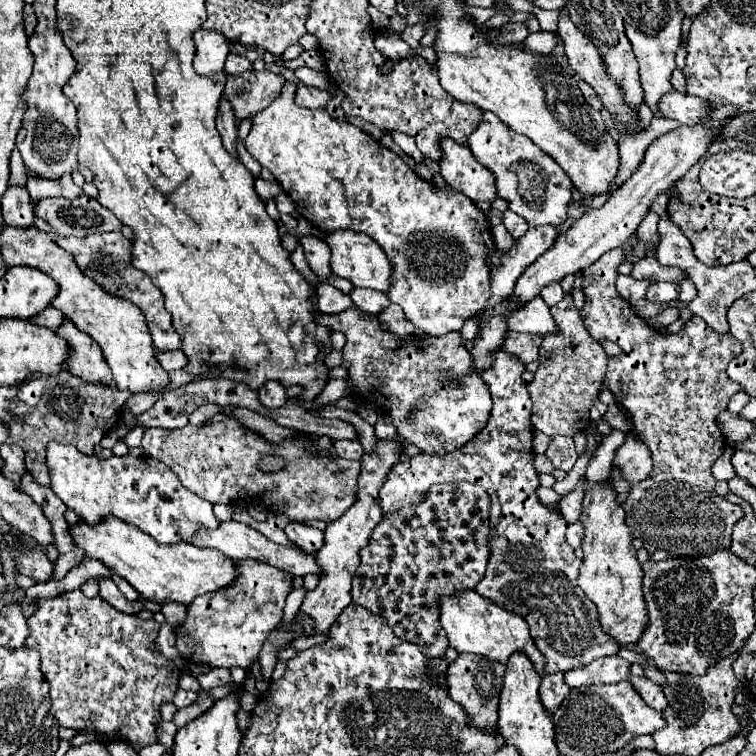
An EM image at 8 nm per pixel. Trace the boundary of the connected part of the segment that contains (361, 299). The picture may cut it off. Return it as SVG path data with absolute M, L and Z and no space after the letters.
M354 289L350 293L350 299L356 303L356 307L368 315L378 317L380 311L384 311L390 305L390 299L386 293L378 293L372 289Z

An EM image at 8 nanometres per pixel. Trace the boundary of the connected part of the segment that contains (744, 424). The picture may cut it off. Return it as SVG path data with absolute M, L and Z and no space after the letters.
M722 411L722 413L718 415L718 427L720 427L720 431L724 433L724 437L726 437L732 445L744 441L744 439L750 437L750 433L754 431L754 423L752 423L752 421L746 421L746 419L742 419L742 417L736 417L736 415L732 415L730 411Z

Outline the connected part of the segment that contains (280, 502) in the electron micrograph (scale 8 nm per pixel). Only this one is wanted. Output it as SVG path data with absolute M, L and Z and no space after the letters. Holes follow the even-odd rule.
M236 419L218 423L186 425L180 429L146 429L142 449L148 457L166 463L182 481L186 489L210 503L246 503L262 505L268 511L282 511L292 521L334 521L354 503L360 475L360 461L346 461L332 457L324 461L310 453L314 443L310 439L288 439L280 445L268 443L264 437L252 433ZM264 455L278 455L286 459L286 469L278 473L262 473L256 461Z

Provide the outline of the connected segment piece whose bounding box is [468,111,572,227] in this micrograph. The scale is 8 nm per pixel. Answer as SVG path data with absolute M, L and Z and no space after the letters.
M486 111L482 117L482 125L470 135L468 143L474 157L496 175L498 197L508 201L508 209L520 215L530 227L560 227L566 221L566 211L572 195L572 181L568 181L568 175L562 171L562 167L556 165L552 157L546 155L528 137L506 129L506 125L494 113Z

